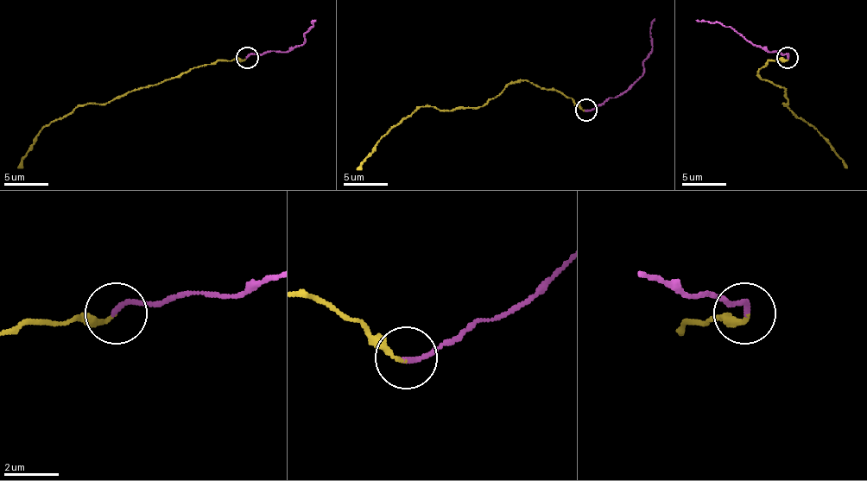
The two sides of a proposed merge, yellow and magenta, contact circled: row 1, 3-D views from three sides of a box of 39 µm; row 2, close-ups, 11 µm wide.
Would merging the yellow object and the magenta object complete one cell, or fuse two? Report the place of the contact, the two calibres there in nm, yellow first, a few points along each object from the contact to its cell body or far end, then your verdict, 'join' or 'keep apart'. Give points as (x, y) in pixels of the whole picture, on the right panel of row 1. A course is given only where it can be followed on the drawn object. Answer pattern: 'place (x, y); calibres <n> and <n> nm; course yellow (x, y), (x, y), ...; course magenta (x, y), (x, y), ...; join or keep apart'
place (787, 57); calibres 130 and 200 nm; course yellow (787, 58), (770, 60), (759, 71), (762, 78), (786, 89), (787, 104), (783, 104), (819, 133), (847, 168); course magenta (787, 58), (787, 53), (750, 42), (730, 27), (708, 21), (695, 21); join

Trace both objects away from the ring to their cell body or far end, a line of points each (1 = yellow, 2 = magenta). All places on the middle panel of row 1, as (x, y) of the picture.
1: (585, 110), (559, 92), (524, 81), (509, 84), (475, 108), (442, 110), (418, 106), (378, 141), (357, 170)
2: (585, 110), (592, 110), (610, 97), (618, 97), (642, 72), (642, 61), (652, 53), (649, 31), (654, 17)

